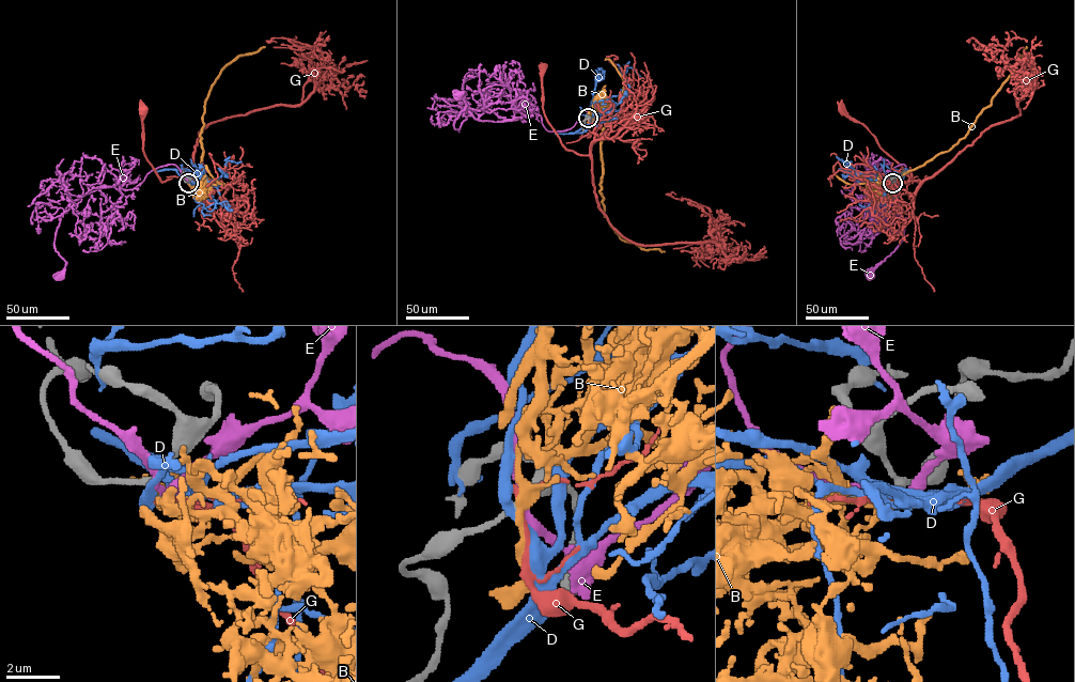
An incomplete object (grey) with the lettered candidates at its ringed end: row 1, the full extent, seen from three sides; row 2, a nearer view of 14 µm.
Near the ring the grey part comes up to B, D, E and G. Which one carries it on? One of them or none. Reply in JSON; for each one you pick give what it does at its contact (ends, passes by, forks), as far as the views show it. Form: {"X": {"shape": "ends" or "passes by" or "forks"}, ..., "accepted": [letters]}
{"accepted": []}

